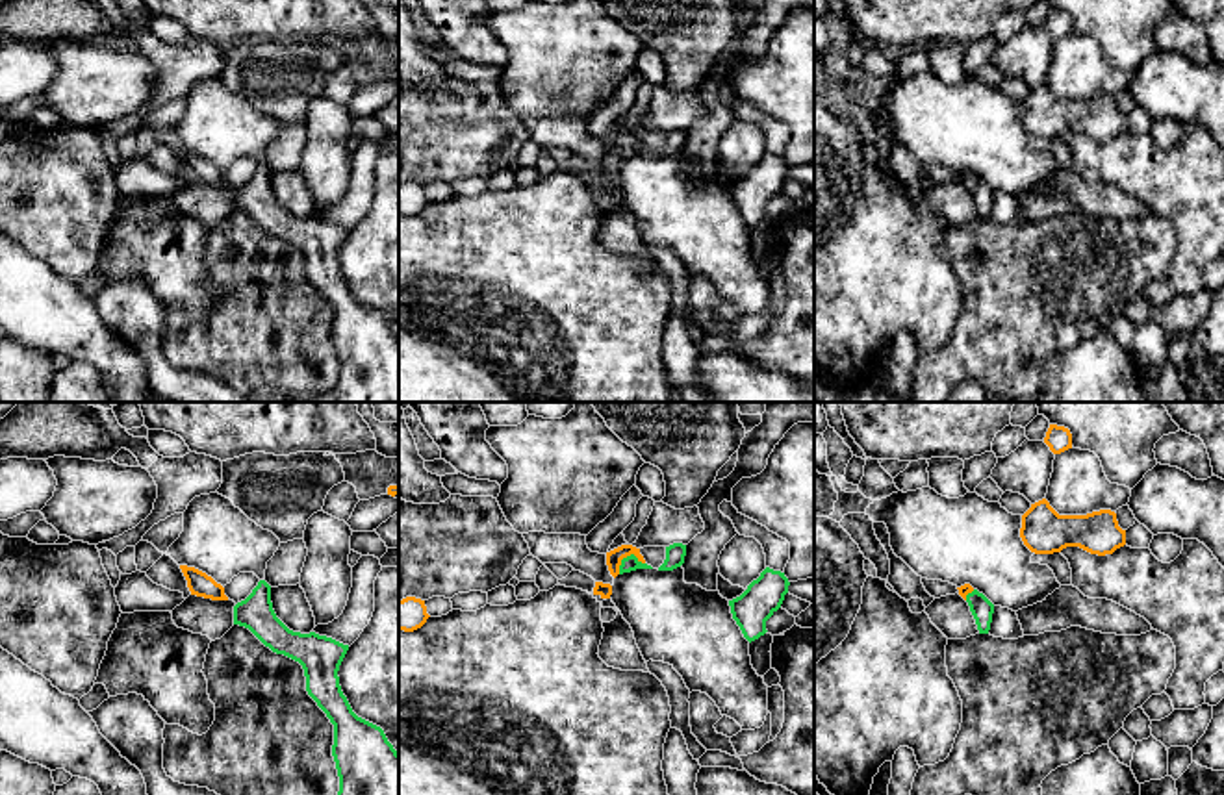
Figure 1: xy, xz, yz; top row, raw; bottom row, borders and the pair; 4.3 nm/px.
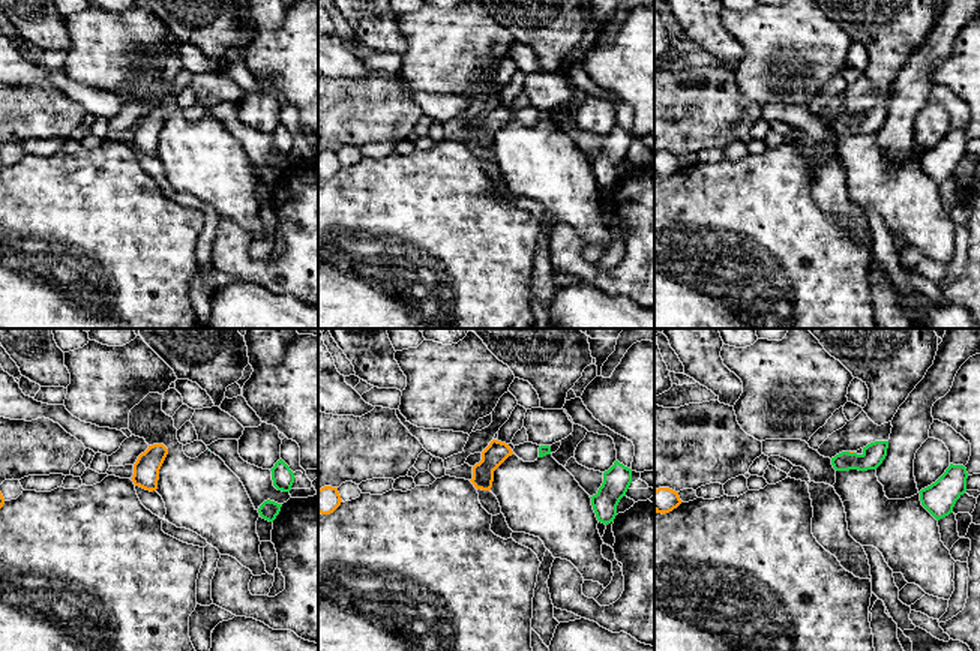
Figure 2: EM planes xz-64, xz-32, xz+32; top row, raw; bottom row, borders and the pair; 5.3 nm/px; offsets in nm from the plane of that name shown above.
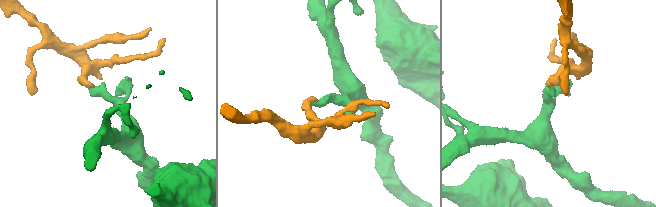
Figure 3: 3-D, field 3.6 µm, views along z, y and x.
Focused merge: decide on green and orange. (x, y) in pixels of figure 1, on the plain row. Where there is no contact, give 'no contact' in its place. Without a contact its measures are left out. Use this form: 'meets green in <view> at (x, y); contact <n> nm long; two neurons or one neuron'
meets green in xz at (627, 141); contact 130 nm long; one neuron

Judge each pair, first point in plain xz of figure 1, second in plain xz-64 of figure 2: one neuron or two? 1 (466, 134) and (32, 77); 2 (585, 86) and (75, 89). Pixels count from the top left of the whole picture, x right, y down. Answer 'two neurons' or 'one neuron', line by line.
1: two neurons
2: two neurons

